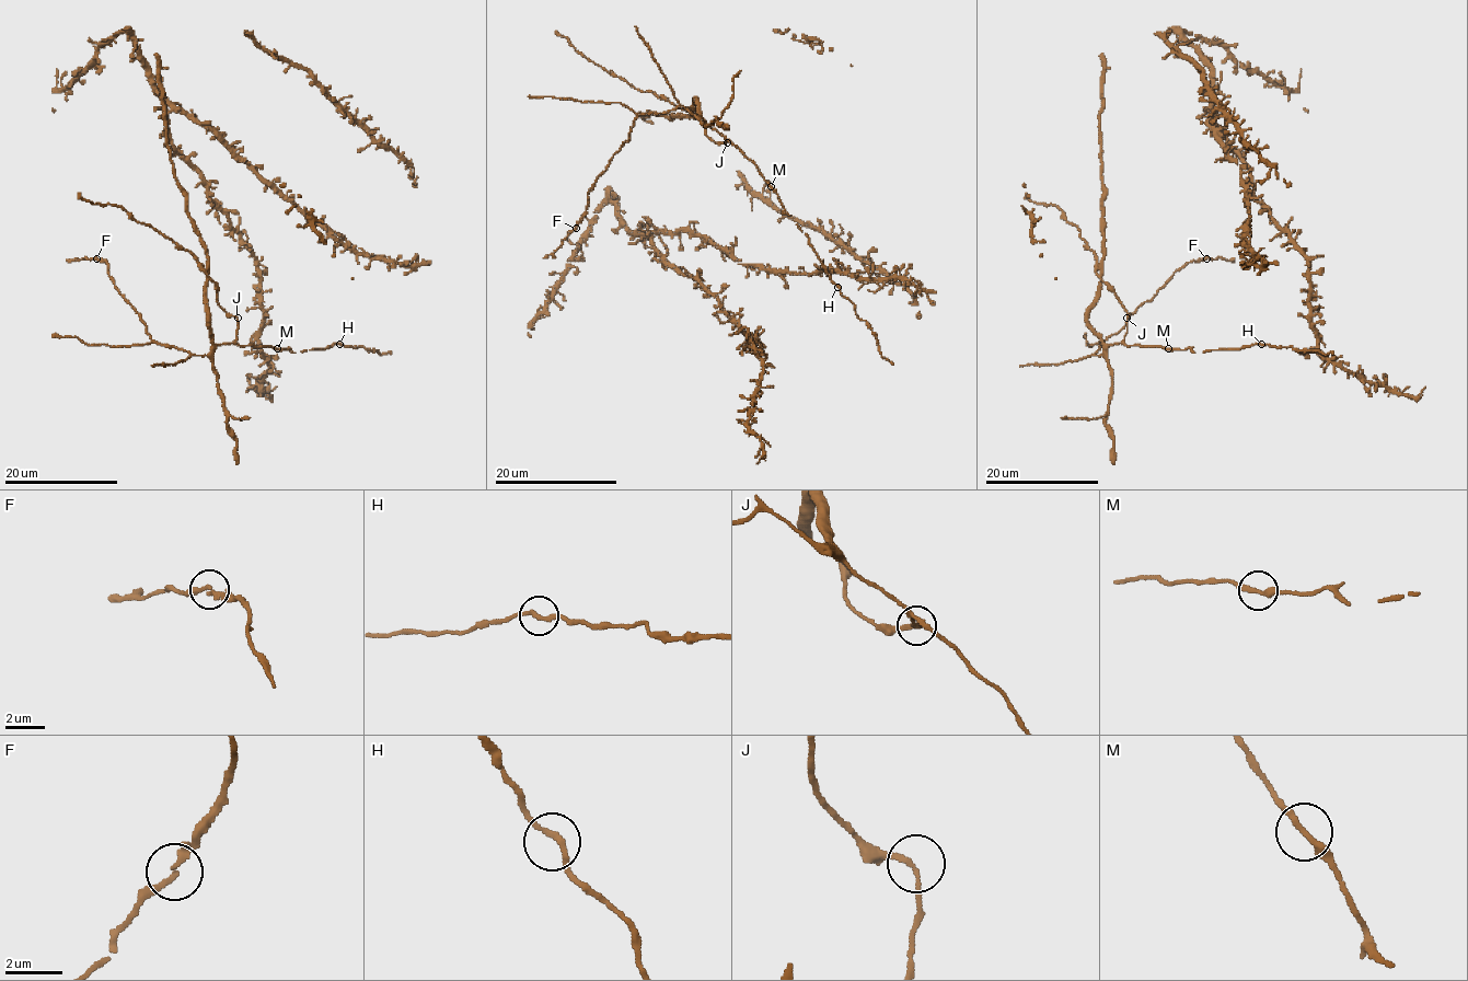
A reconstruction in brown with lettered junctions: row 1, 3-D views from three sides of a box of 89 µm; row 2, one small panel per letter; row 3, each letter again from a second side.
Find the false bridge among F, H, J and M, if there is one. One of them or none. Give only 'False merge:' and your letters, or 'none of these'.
False merge: none of these

